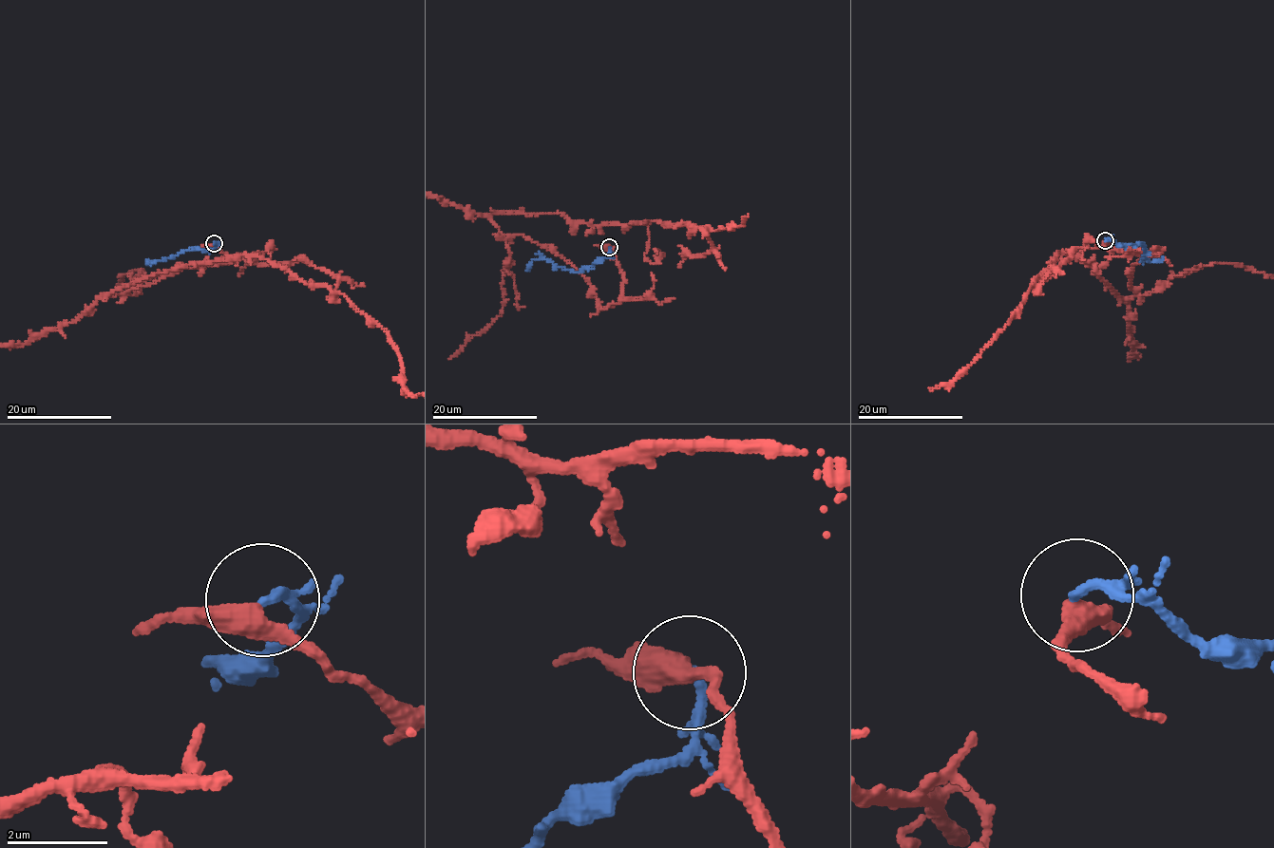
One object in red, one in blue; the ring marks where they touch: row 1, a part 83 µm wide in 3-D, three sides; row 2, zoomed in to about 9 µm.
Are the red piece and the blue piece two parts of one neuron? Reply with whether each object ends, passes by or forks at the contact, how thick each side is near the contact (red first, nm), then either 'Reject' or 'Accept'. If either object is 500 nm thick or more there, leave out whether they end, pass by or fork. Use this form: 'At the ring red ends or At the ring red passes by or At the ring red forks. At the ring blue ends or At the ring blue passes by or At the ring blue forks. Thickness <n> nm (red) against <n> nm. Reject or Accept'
At the ring red passes by. At the ring blue forks. Thickness 420 nm (red) against 110 nm. Reject

